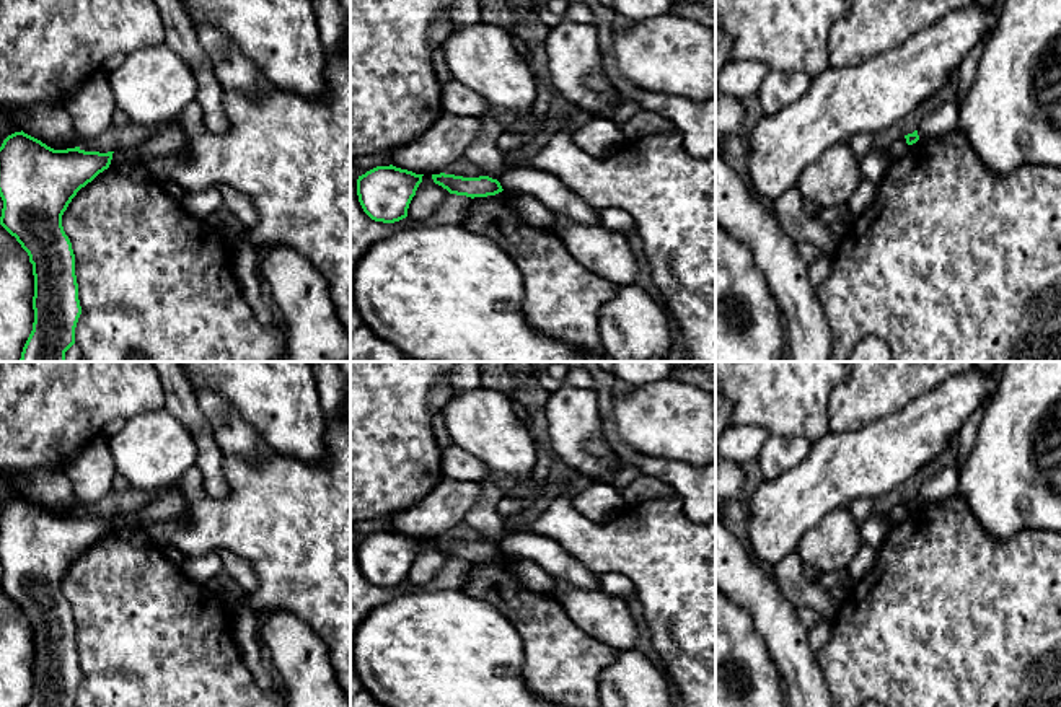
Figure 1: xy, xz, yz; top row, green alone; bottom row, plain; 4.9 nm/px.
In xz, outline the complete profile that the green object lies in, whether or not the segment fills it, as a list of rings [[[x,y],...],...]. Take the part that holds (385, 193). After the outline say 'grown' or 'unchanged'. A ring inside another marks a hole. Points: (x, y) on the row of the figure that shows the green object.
[[[393,165],[376,166],[359,176],[357,195],[363,212],[383,223],[406,218],[422,176]]]; unchanged

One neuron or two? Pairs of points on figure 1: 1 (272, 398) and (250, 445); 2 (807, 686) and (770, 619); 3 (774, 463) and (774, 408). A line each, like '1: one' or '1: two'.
1: two
2: one
3: two

